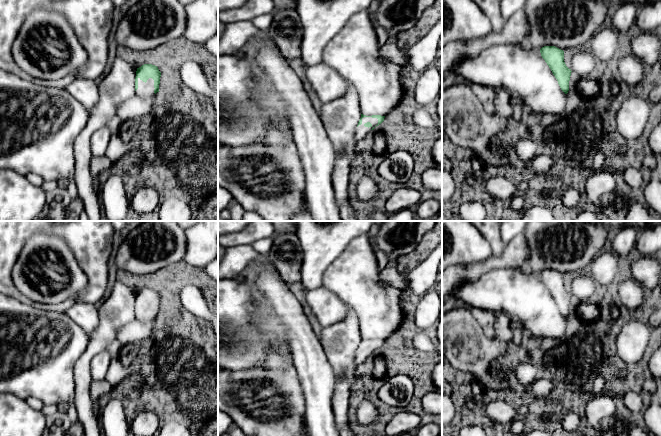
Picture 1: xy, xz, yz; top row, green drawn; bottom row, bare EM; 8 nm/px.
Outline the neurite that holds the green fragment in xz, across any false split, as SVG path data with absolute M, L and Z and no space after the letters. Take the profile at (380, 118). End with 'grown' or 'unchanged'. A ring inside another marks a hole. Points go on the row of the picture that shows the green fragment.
M361 114L355 133L356 142L362 140L371 130L381 124L384 118L385 116L381 115L366 116Z; grown

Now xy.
M144 64L137 68L135 77L135 96L150 97L159 92L161 72L152 64Z; grown

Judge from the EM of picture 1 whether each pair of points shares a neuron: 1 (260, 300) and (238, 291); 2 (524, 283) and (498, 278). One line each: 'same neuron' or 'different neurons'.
1: different neurons
2: same neuron

